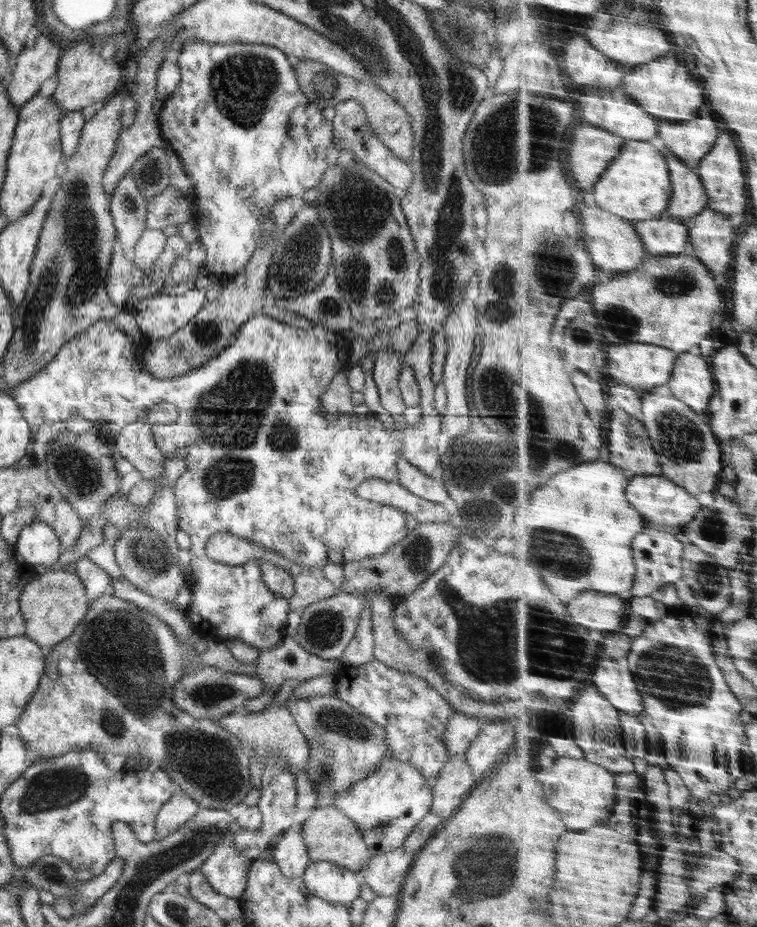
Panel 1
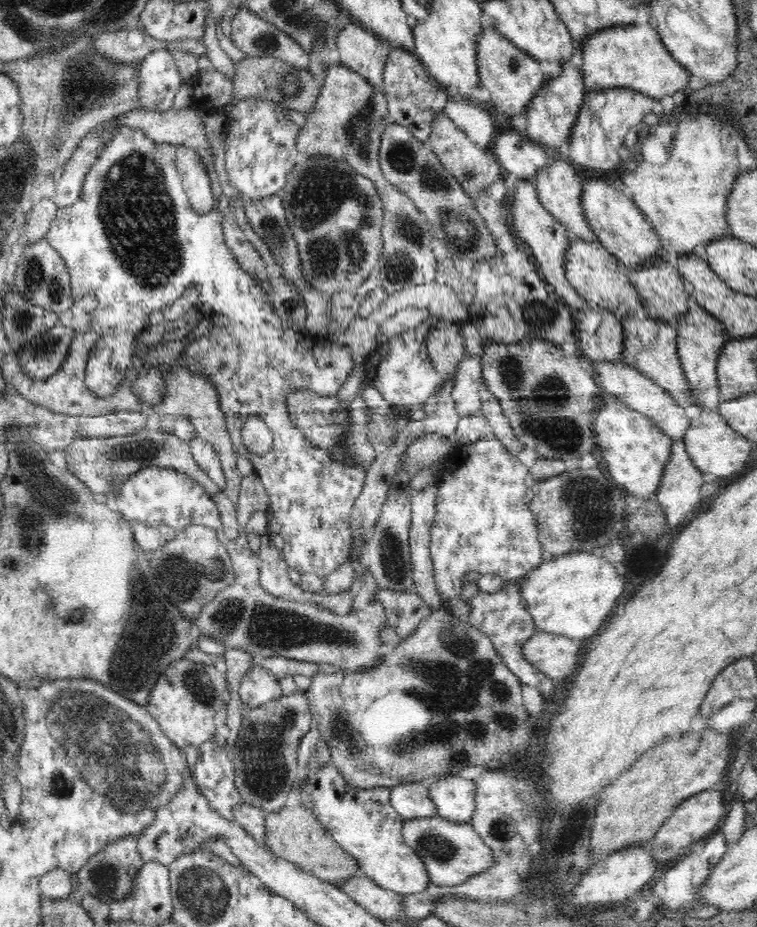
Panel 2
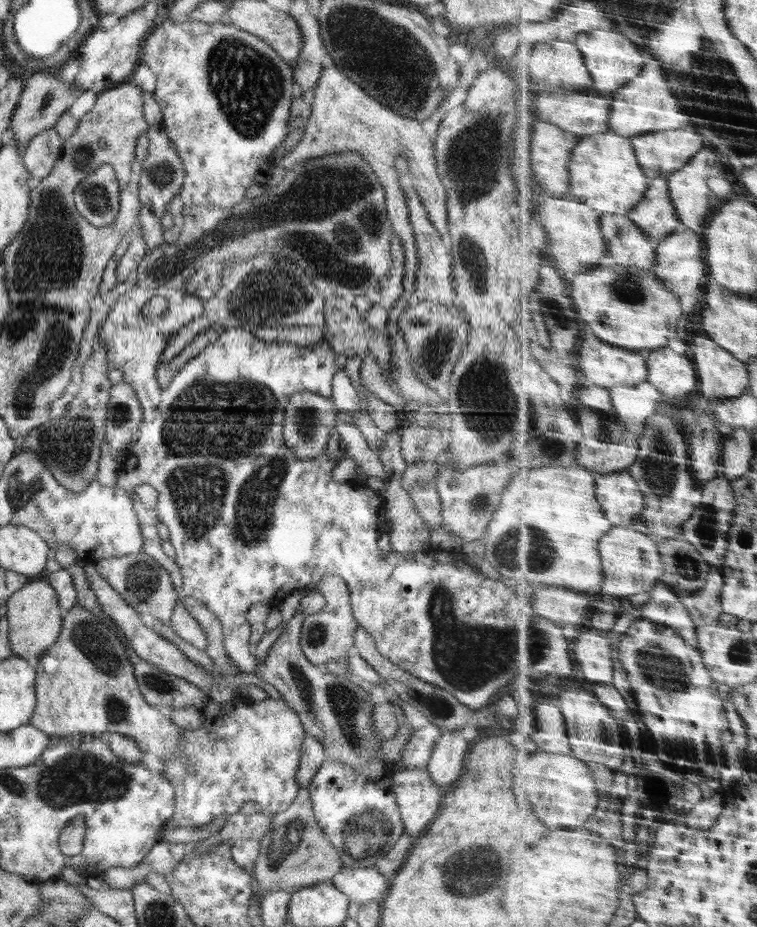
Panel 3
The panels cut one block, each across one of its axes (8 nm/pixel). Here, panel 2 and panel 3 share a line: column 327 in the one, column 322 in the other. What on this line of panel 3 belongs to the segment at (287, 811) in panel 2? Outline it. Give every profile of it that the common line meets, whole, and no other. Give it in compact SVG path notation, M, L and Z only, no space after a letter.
M300 788L297 793L296 800L272 818L269 829L260 841L259 856L251 869L260 896L278 889L294 893L302 887L330 882L343 866L336 848L320 830L312 810L310 792Z

